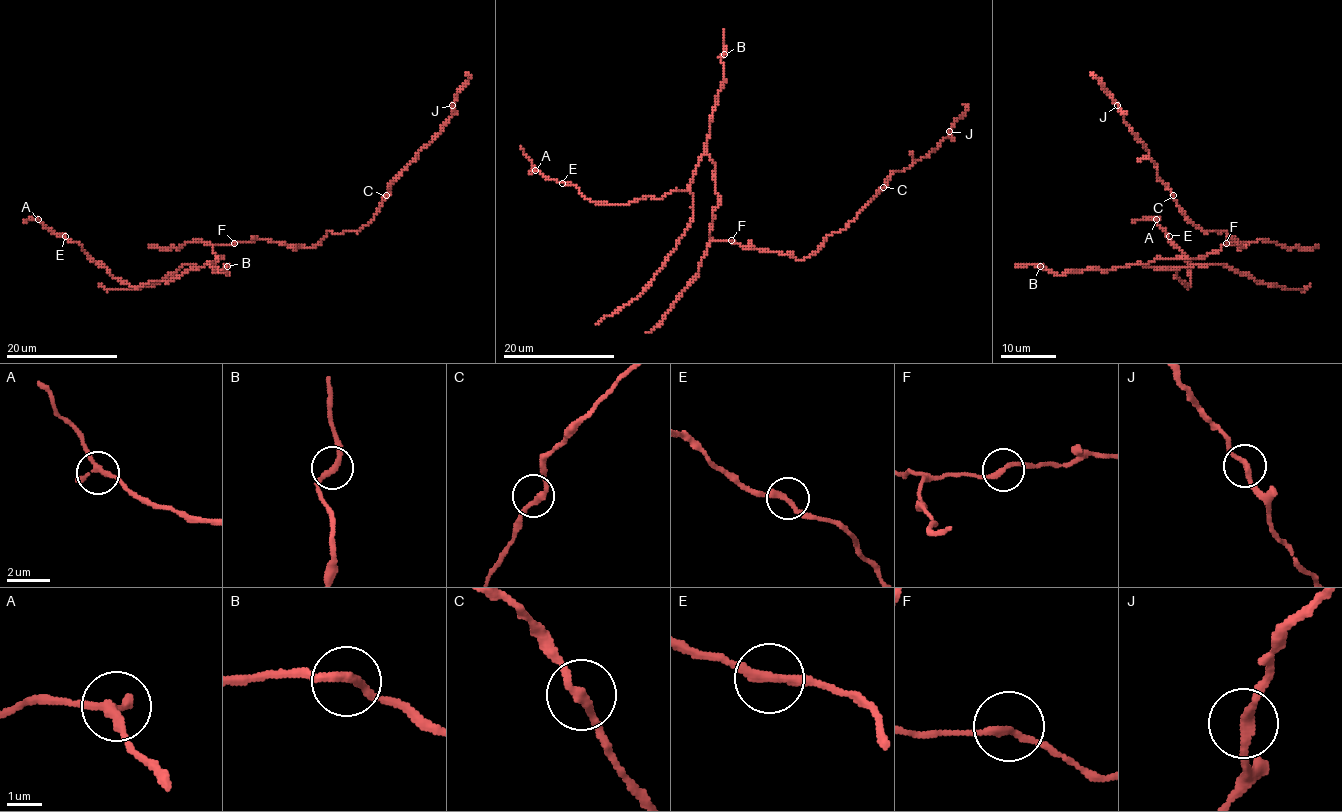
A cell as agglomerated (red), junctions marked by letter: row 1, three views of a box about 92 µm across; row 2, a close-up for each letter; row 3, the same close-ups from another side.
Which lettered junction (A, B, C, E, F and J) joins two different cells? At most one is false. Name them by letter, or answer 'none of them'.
none of them

